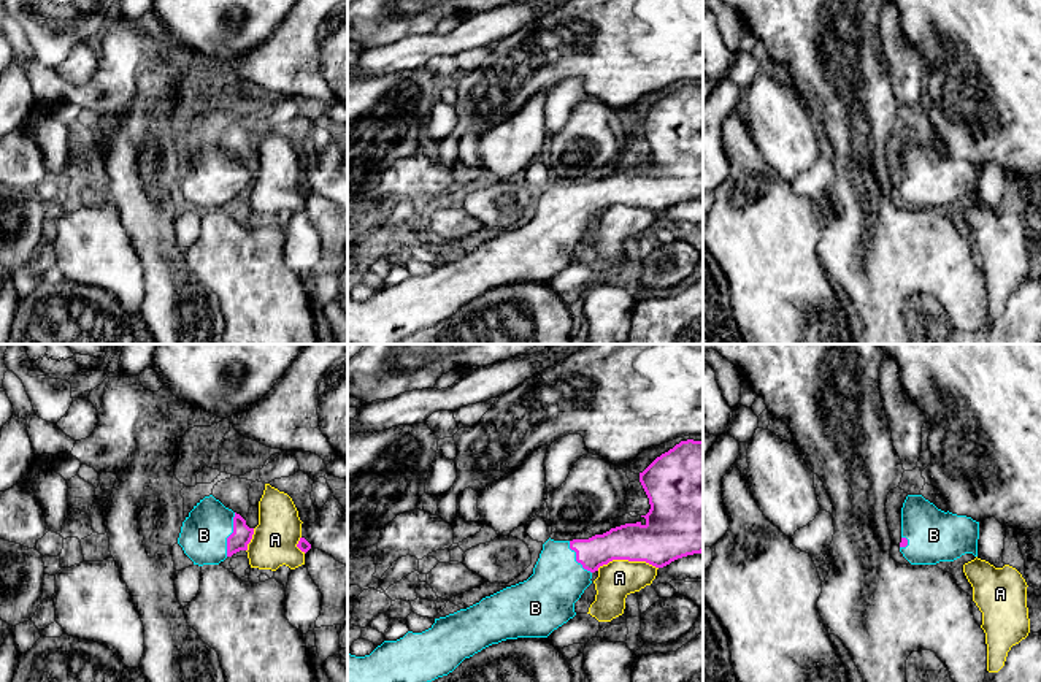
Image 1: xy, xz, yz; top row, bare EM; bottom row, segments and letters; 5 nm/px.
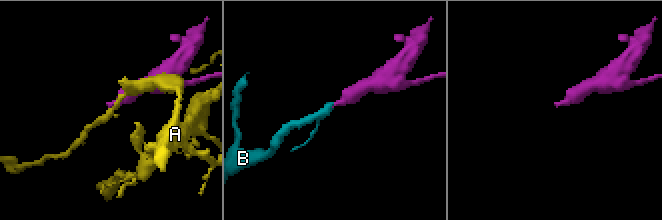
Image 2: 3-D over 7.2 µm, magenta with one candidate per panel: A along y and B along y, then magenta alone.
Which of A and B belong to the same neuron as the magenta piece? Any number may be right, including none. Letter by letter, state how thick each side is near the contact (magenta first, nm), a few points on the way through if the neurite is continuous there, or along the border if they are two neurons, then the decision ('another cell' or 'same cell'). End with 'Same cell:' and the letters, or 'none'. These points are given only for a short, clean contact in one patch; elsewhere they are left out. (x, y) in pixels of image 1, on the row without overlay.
A: 260 nm thick on the magenta side, 190 nm on the other; another cell
B: 100 nm thick on the magenta side, 240 nm on the other; runs through xy (240, 183), (230, 180), (203, 180); same cell
Same cell: B

